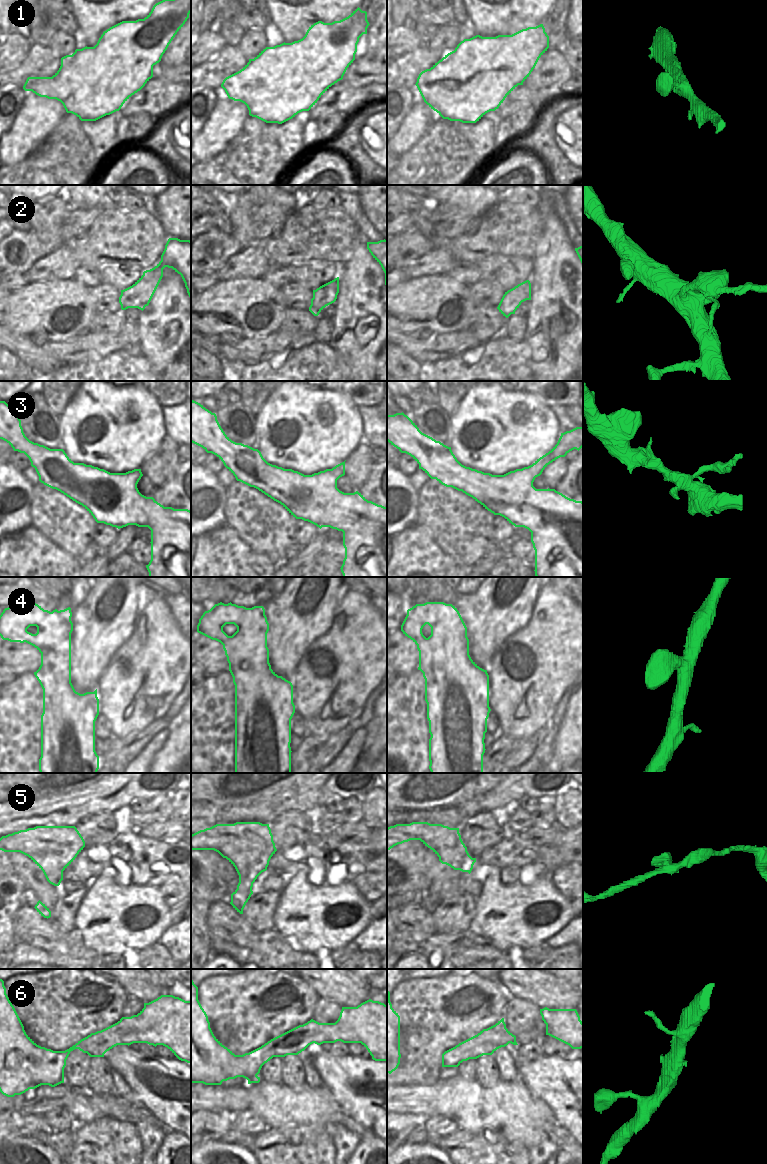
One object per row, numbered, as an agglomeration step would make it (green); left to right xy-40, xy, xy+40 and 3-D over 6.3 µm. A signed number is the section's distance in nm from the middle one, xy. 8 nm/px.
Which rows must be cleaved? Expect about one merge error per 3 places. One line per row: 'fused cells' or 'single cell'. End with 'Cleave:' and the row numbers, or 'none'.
1: single cell
2: fused cells
3: single cell
4: single cell
5: single cell
6: single cell
Cleave: 2

